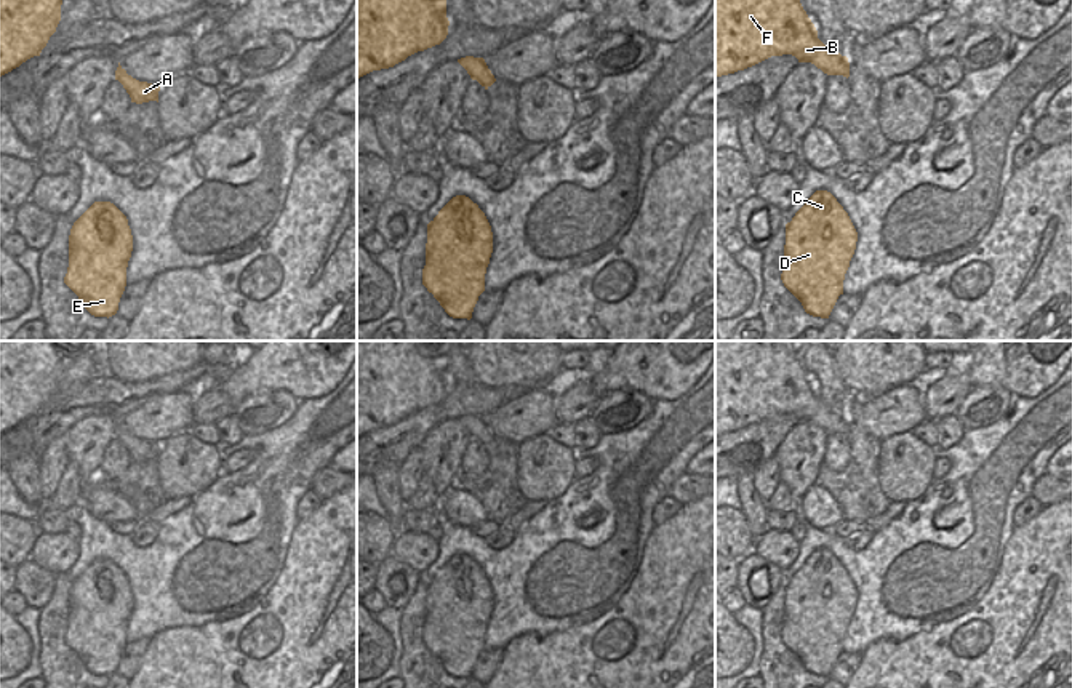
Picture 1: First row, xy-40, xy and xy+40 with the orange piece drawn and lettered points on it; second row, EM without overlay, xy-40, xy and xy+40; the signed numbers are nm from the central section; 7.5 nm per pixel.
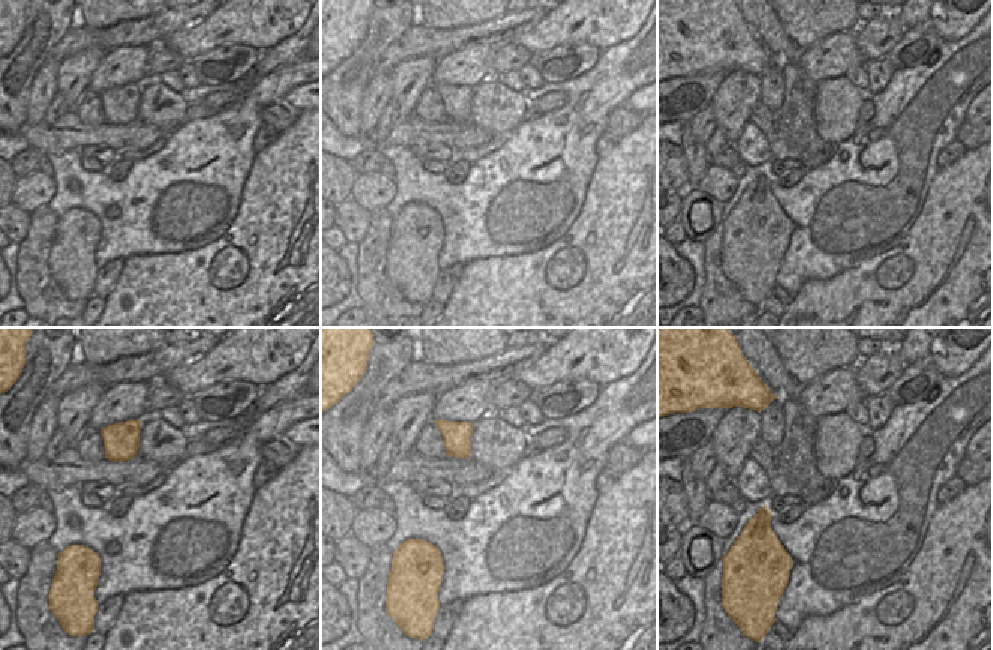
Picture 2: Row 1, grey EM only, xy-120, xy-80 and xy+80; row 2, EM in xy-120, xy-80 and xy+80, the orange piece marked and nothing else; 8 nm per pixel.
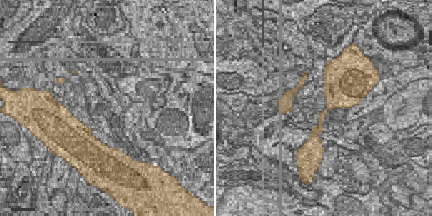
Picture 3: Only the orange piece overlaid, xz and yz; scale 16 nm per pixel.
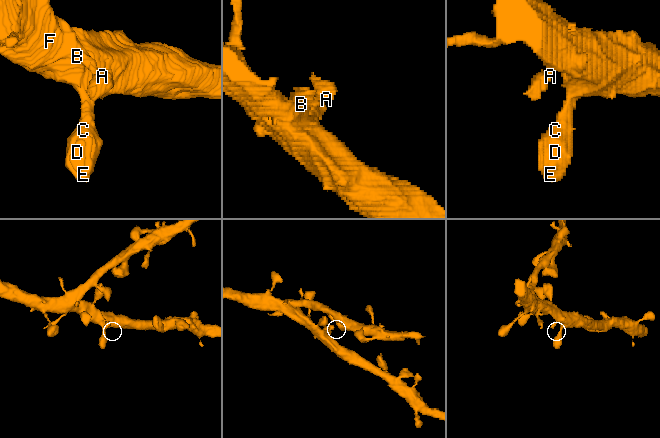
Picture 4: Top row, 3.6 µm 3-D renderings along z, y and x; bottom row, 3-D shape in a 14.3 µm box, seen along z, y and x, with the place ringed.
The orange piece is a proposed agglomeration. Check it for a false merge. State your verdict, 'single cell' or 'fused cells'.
single cell

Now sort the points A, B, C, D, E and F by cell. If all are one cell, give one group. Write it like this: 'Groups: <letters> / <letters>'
Groups: A B C D E F

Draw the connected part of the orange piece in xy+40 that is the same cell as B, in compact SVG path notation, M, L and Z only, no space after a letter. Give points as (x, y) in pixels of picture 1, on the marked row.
M715 0L715 78L782 54L850 77L848 58L818 38L800 0Z

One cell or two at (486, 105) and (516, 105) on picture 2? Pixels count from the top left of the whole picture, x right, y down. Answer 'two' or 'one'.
one

